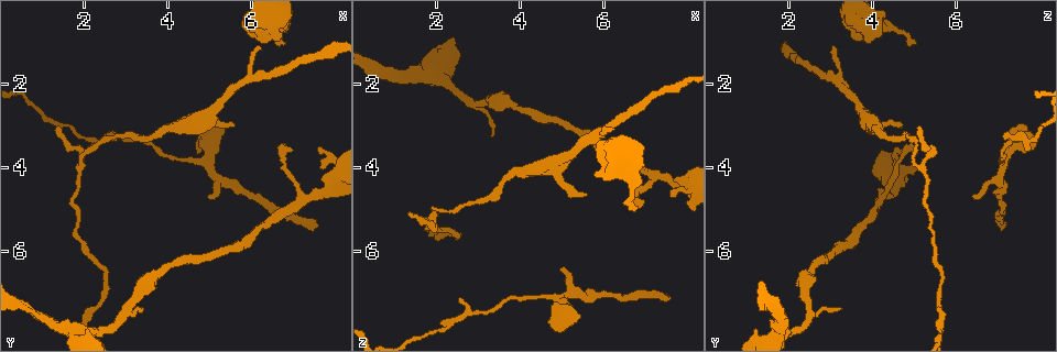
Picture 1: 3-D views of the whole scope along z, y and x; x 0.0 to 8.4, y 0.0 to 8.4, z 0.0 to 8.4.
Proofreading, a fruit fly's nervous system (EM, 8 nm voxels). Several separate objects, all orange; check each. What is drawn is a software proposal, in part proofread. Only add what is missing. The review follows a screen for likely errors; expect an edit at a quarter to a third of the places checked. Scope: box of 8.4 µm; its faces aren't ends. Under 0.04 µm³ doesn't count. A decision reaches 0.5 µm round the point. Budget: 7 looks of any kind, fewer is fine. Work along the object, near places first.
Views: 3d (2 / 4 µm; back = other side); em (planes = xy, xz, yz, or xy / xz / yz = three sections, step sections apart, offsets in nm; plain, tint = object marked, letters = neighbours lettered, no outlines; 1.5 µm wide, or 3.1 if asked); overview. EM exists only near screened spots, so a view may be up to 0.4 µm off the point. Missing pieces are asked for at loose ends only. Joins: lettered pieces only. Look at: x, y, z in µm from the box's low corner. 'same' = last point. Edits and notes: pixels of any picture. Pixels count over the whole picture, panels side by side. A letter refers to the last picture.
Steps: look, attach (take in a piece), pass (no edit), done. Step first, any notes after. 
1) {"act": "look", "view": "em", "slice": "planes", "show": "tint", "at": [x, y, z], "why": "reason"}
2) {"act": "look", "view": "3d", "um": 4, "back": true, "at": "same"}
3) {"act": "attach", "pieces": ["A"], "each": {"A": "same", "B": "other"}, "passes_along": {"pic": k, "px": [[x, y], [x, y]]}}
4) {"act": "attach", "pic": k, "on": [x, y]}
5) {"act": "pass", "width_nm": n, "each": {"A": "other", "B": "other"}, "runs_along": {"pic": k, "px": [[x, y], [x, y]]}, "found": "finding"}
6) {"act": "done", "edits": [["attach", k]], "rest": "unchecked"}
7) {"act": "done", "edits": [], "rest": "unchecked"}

{"act": "look", "view": "3d", "um": 4, "at": [6.65, 3.45, 4.85], "why": "tapers out"}

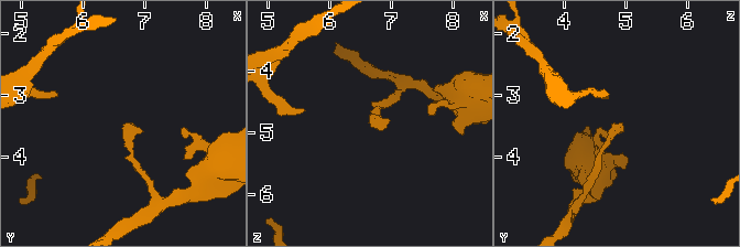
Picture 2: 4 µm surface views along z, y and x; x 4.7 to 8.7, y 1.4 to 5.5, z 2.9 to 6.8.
{"act": "look", "view": "em", "slice": "yz", "step": 4, "show": "tint", "at": [6.70, 3.45, 4.90]}

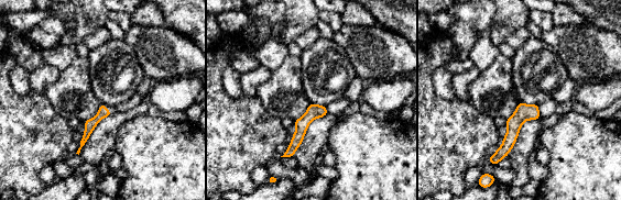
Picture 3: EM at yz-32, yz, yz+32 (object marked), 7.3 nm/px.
{"act": "look", "view": "em", "slice": "planes", "show": "letters", "at": "same"}

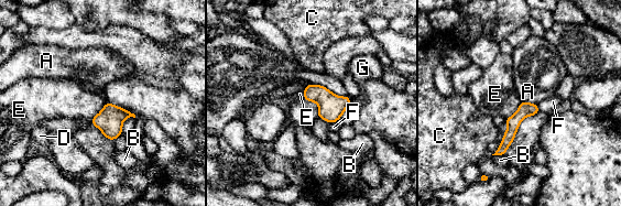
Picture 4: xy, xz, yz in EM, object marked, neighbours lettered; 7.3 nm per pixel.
{"act": "pass", "each": {"A": "other", "B": "other", "C": "other", "D": "other", "E": "other", "F": "other", "G": "other"}, "found": "none of them fits"}

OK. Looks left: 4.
{"act": "look", "view": "em", "slice": "yz", "step": 4, "show": "letters", "at": [6.20, 1.15, 3.05], "why": "tapers out"}

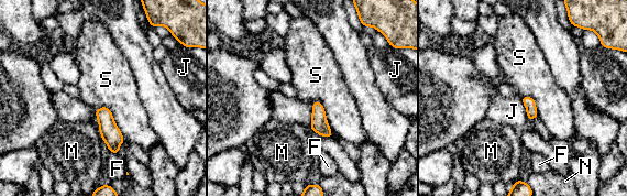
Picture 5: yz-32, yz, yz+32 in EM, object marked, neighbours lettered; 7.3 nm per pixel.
{"act": "look", "view": "em", "slice": "planes", "show": "letters", "at": "same", "why": "cut it another way"}

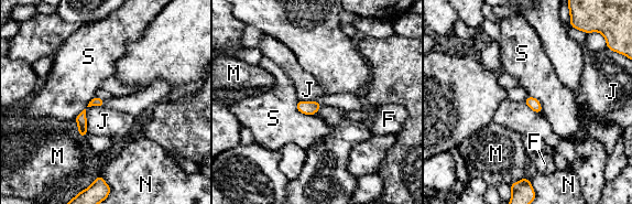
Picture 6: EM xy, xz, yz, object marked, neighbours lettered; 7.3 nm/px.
{"act": "pass", "each": {"F": "other", "J": "other", "M": "other", "N": "other", "S": "other"}, "border": {"pic": 6, "px": [[85, 109], [87, 133]]}, "found": "none of them fits"}

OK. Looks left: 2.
{"act": "look", "view": "3d", "um": 4, "at": [5.00, 4.65, 6.40]}

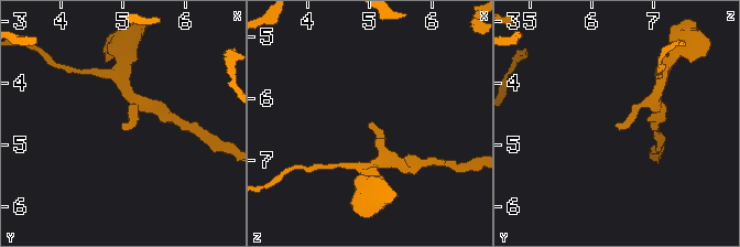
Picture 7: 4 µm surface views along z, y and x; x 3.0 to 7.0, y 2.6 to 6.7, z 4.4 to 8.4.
{"act": "look", "view": "em", "slice": "planes", "show": "letters", "at": [5.00, 4.60, 6.40]}

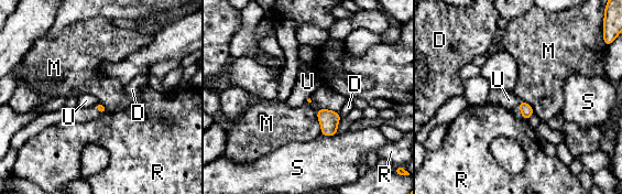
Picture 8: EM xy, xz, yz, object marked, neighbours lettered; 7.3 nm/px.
{"act": "pass", "each": {"D": "other", "M": "other", "R": "other", "S": "other", "U": "other"}, "border": {"pic": 8, "px": [[337, 111], [318, 110], [320, 135]]}, "found": "none of them fits"}

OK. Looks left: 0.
{"act": "done", "edits": [], "rest": "unchecked"}

